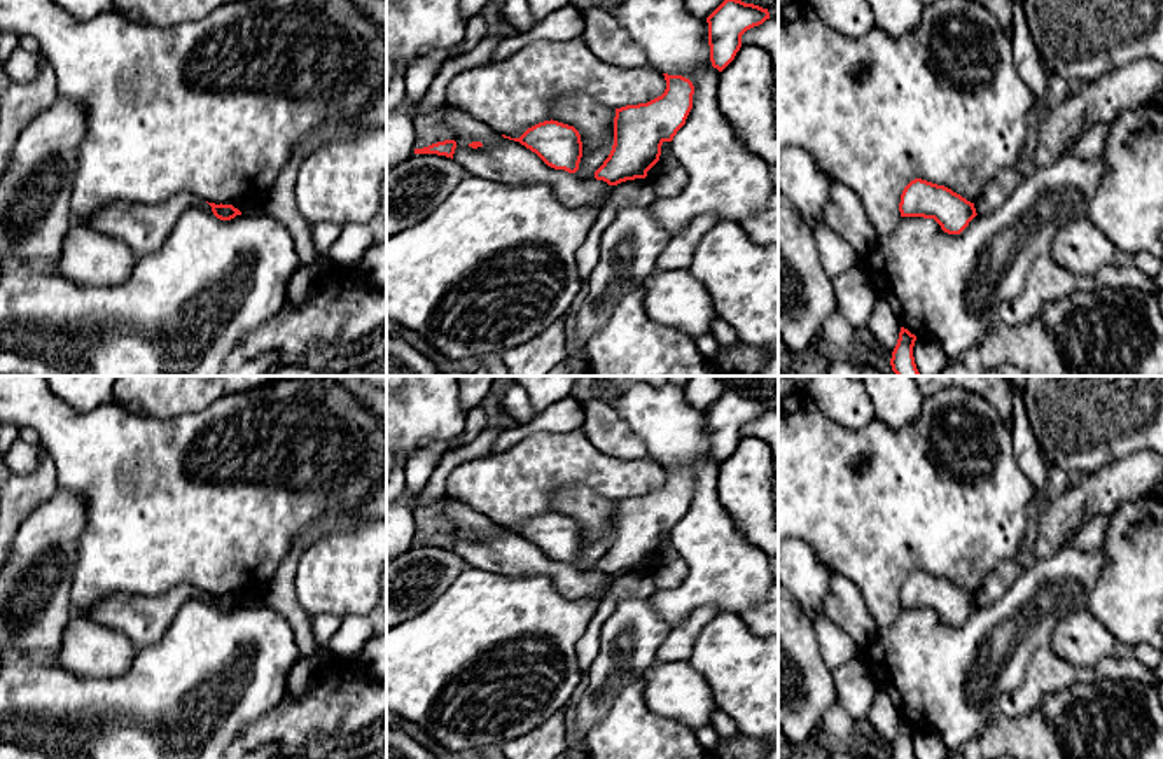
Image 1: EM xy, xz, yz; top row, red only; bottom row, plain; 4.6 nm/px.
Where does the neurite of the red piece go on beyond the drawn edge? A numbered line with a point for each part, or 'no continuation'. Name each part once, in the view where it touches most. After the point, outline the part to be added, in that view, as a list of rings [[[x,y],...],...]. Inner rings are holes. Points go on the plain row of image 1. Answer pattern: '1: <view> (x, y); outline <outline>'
no continuation

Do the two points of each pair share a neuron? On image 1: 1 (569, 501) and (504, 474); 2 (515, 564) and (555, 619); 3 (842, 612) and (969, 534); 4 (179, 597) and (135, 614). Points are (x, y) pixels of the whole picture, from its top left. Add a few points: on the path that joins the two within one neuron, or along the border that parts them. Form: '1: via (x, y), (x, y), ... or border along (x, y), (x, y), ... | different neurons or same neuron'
1: border along (591, 488), (560, 485), (551, 494), (550, 509) | different neurons
2: border along (483, 569), (508, 576), (546, 576), (560, 595) | different neurons
3: border along (836, 572), (843, 574), (857, 588), (878, 630) | different neurons
4: via (168, 604), (154, 614), (146, 614) | same neuron

